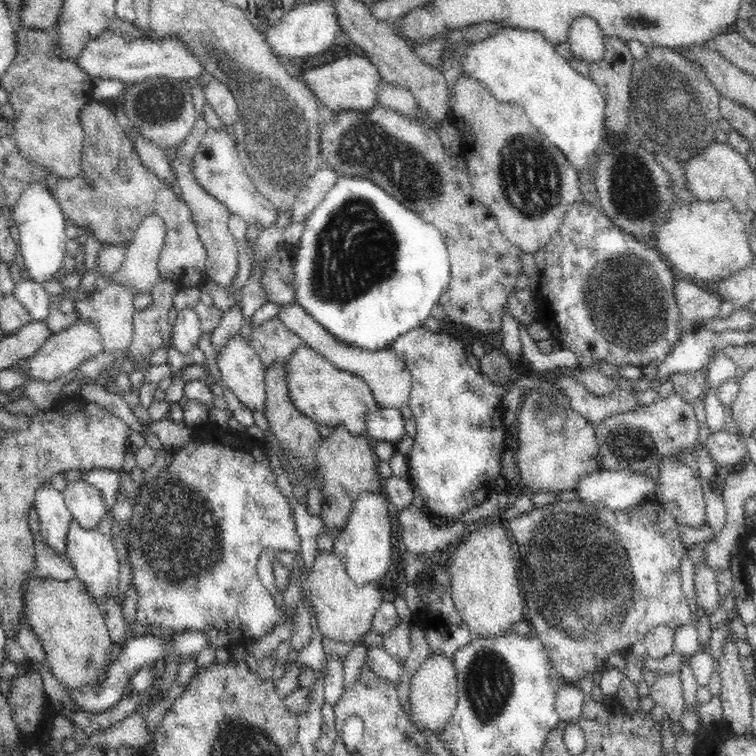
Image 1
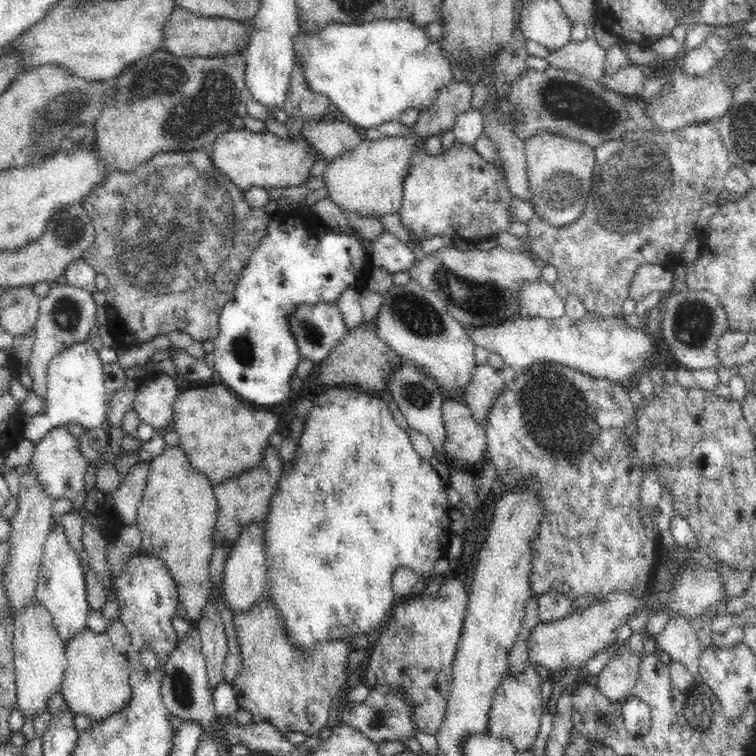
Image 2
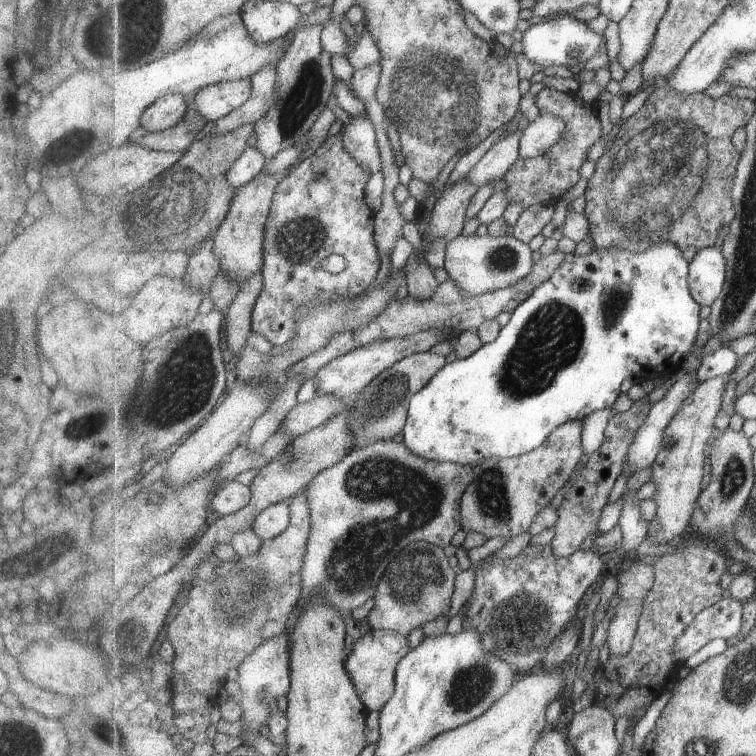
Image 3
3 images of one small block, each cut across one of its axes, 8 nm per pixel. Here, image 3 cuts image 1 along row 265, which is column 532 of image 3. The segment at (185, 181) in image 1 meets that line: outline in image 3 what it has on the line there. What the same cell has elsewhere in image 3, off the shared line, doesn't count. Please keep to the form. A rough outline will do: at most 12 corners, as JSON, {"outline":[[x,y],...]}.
{"outline":[[536,204],[520,214],[513,235],[529,244],[553,220],[556,205]]}

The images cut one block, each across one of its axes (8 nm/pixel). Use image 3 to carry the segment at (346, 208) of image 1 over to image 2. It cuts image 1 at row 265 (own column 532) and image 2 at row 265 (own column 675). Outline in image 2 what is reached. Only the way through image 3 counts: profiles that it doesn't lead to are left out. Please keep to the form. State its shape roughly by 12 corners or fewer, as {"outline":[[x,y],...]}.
{"outline":[[277,213],[219,317],[215,371],[290,398],[298,308],[362,296],[354,235]]}

